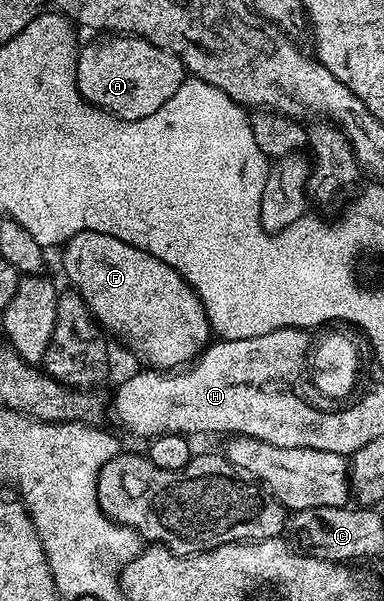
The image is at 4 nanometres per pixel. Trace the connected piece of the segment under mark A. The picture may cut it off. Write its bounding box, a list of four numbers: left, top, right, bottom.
[76,35,186,121]

